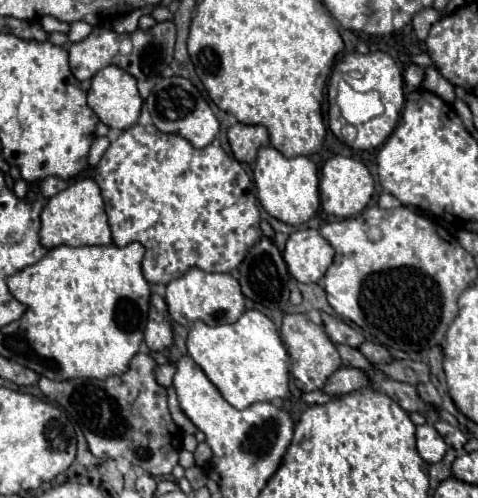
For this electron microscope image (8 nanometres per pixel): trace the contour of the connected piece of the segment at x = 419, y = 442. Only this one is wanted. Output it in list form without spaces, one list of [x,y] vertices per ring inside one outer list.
[[[424,424],[424,426],[416,428],[416,446],[418,446],[418,454],[428,464],[440,462],[446,454],[446,448],[448,448],[432,424]]]

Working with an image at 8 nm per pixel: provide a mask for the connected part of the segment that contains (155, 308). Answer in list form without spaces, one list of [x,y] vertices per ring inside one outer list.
[[[152,294],[150,298],[150,316],[148,316],[146,332],[144,332],[144,342],[152,352],[164,350],[172,344],[170,316],[166,312],[164,298],[158,294]]]

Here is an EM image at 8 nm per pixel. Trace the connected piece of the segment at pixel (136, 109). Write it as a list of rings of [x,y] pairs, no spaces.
[[[118,66],[102,68],[92,78],[88,106],[108,128],[130,128],[142,110],[136,78]]]

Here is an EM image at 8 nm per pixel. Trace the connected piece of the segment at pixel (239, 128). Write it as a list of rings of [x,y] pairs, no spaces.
[[[236,122],[228,128],[228,140],[238,162],[252,164],[256,160],[256,152],[262,146],[268,146],[268,130],[264,126],[248,126]]]

